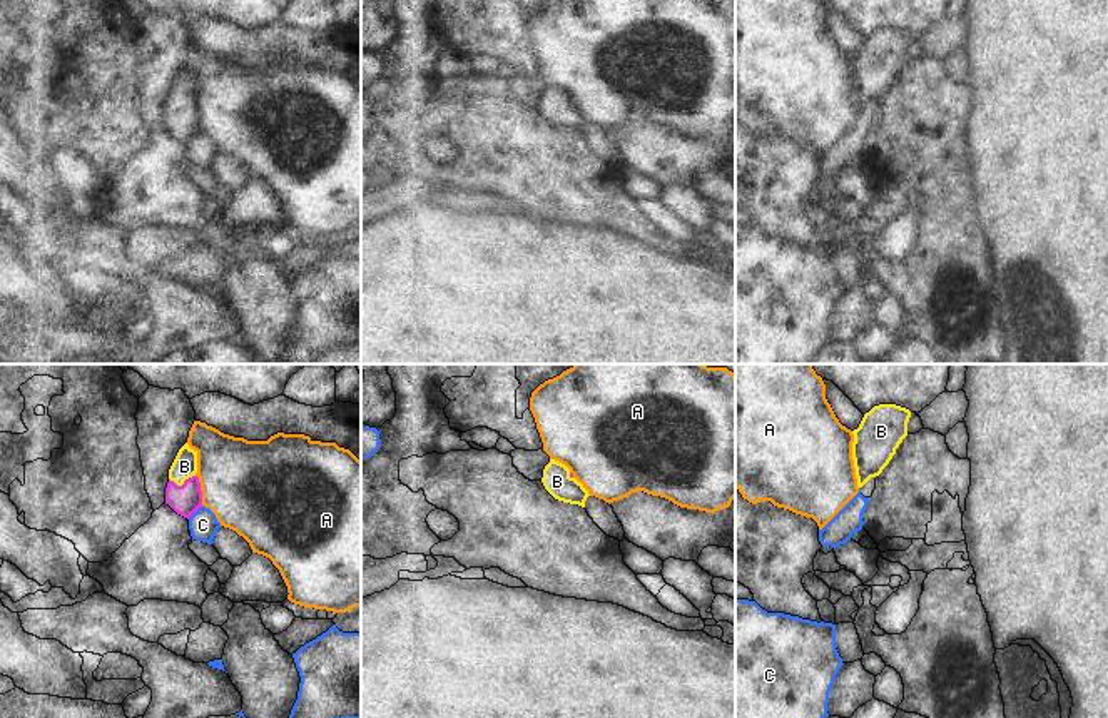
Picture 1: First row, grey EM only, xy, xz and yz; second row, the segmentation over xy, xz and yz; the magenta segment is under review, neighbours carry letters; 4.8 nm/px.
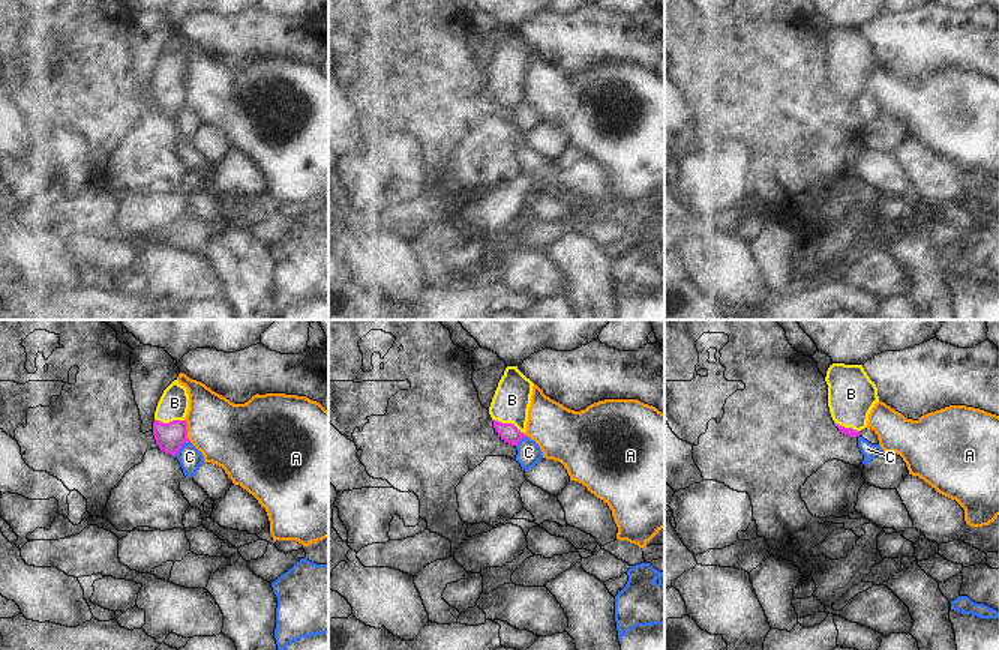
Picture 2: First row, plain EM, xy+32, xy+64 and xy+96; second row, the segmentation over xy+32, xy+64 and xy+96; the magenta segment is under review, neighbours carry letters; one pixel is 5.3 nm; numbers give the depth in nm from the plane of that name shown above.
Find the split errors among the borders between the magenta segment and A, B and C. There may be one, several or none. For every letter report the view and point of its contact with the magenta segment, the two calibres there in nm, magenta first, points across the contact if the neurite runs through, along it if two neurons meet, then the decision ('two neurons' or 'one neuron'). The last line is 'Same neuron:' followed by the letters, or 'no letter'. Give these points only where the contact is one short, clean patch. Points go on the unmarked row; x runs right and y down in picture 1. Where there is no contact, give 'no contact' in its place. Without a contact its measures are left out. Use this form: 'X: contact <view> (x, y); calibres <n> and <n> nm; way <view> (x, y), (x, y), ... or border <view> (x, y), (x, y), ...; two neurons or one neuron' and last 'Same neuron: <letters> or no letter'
A: contact xy (199, 116); calibres 150 and 440 nm; border xy (196, 101), (201, 111), (203, 131); two neurons
B: contact xy (182, 111); calibres 150 and 120 nm; way xy (184, 126), (182, 111), (184, 92); one neuron
C: contact xy (194, 137); calibres 150 and 140 nm; two neurons
Same neuron: B

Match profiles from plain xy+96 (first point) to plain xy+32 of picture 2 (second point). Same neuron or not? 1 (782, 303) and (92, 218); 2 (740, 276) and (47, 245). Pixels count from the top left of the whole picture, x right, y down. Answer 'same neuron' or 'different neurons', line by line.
1: different neurons
2: same neuron

